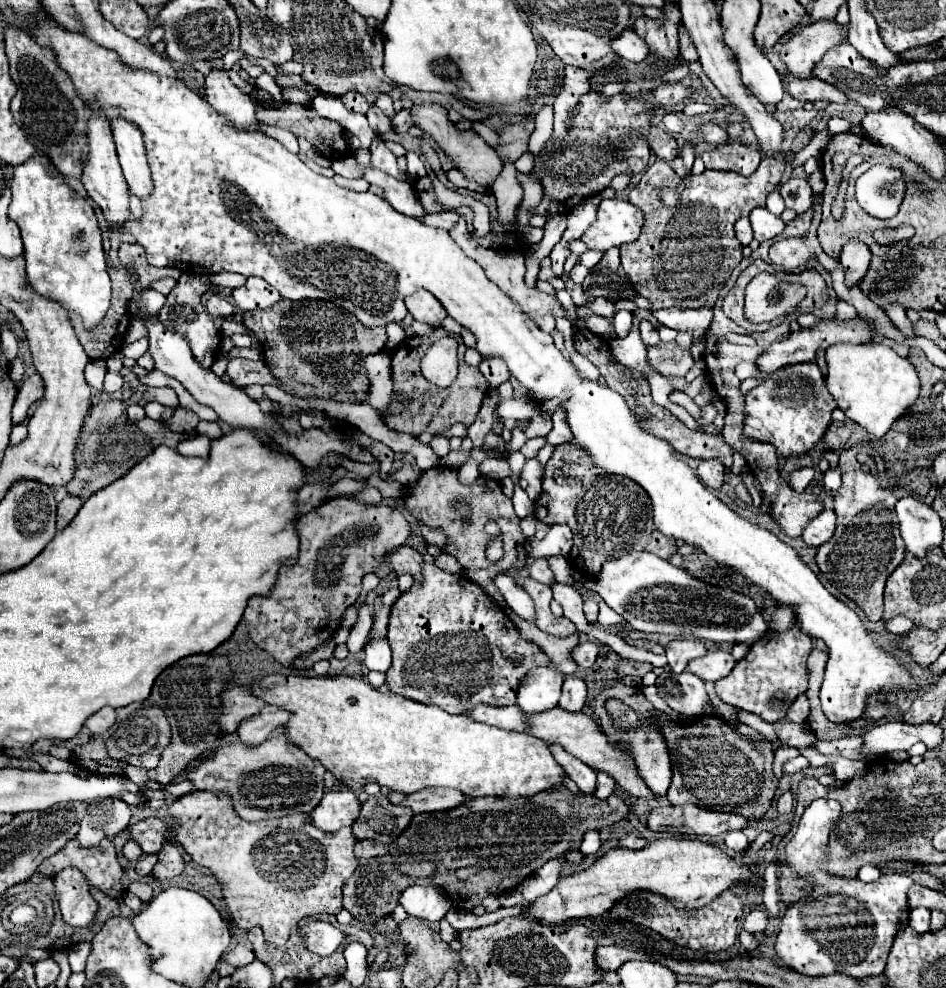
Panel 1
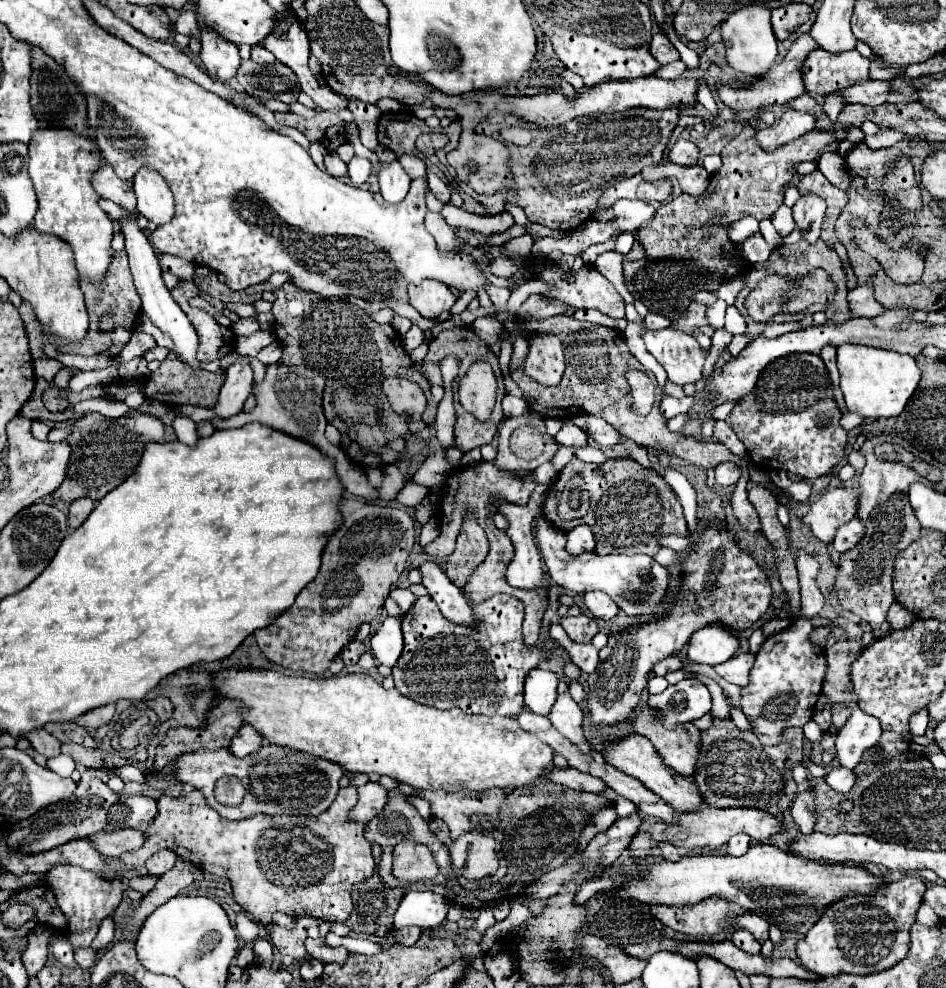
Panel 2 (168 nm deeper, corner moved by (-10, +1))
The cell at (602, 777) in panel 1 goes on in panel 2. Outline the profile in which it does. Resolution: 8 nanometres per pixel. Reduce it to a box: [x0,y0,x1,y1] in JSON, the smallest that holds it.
[548,768,608,794]

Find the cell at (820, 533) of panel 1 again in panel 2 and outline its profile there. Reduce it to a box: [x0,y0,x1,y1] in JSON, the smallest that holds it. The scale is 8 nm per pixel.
[832,518,864,552]

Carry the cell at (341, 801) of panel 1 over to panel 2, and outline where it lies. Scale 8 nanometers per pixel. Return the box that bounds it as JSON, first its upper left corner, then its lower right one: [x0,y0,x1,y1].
[348,782,386,824]

